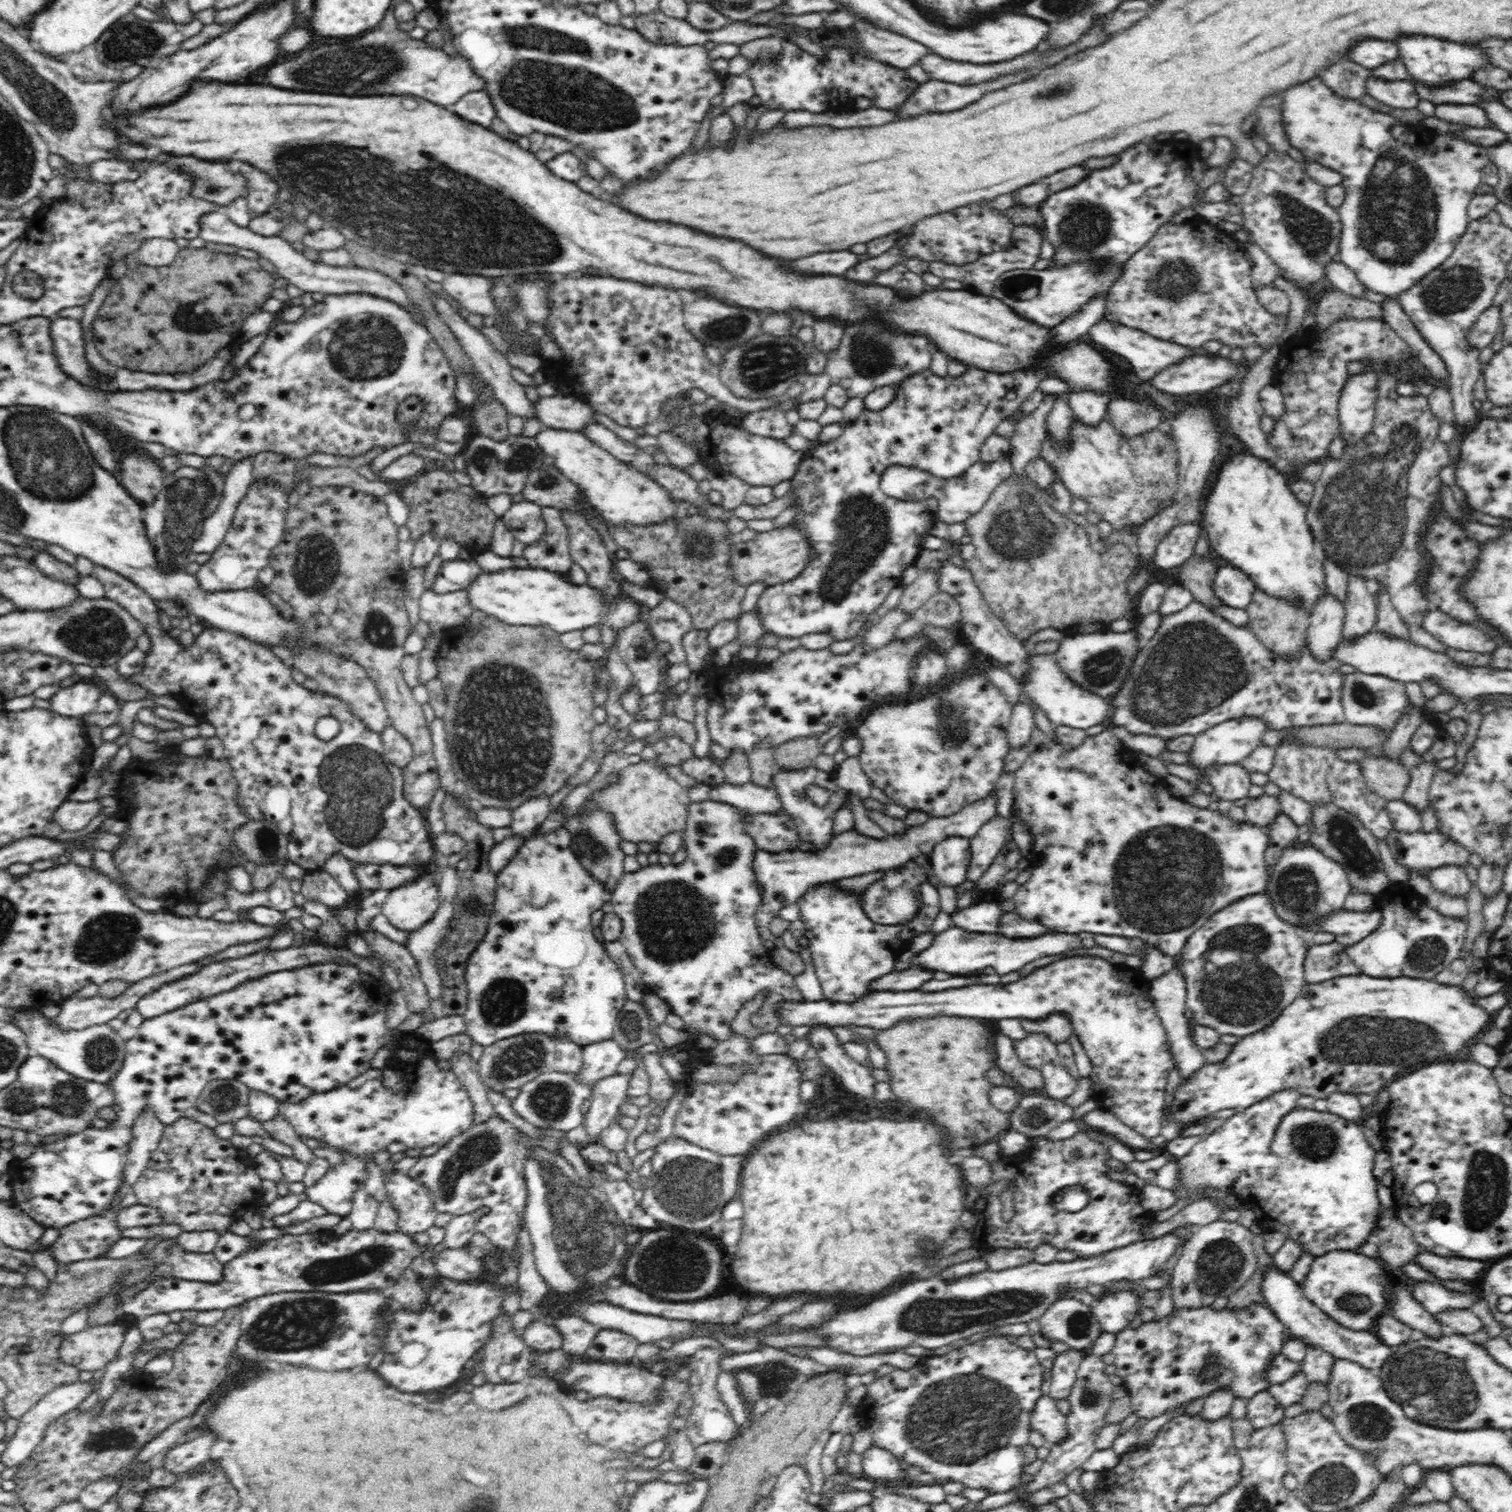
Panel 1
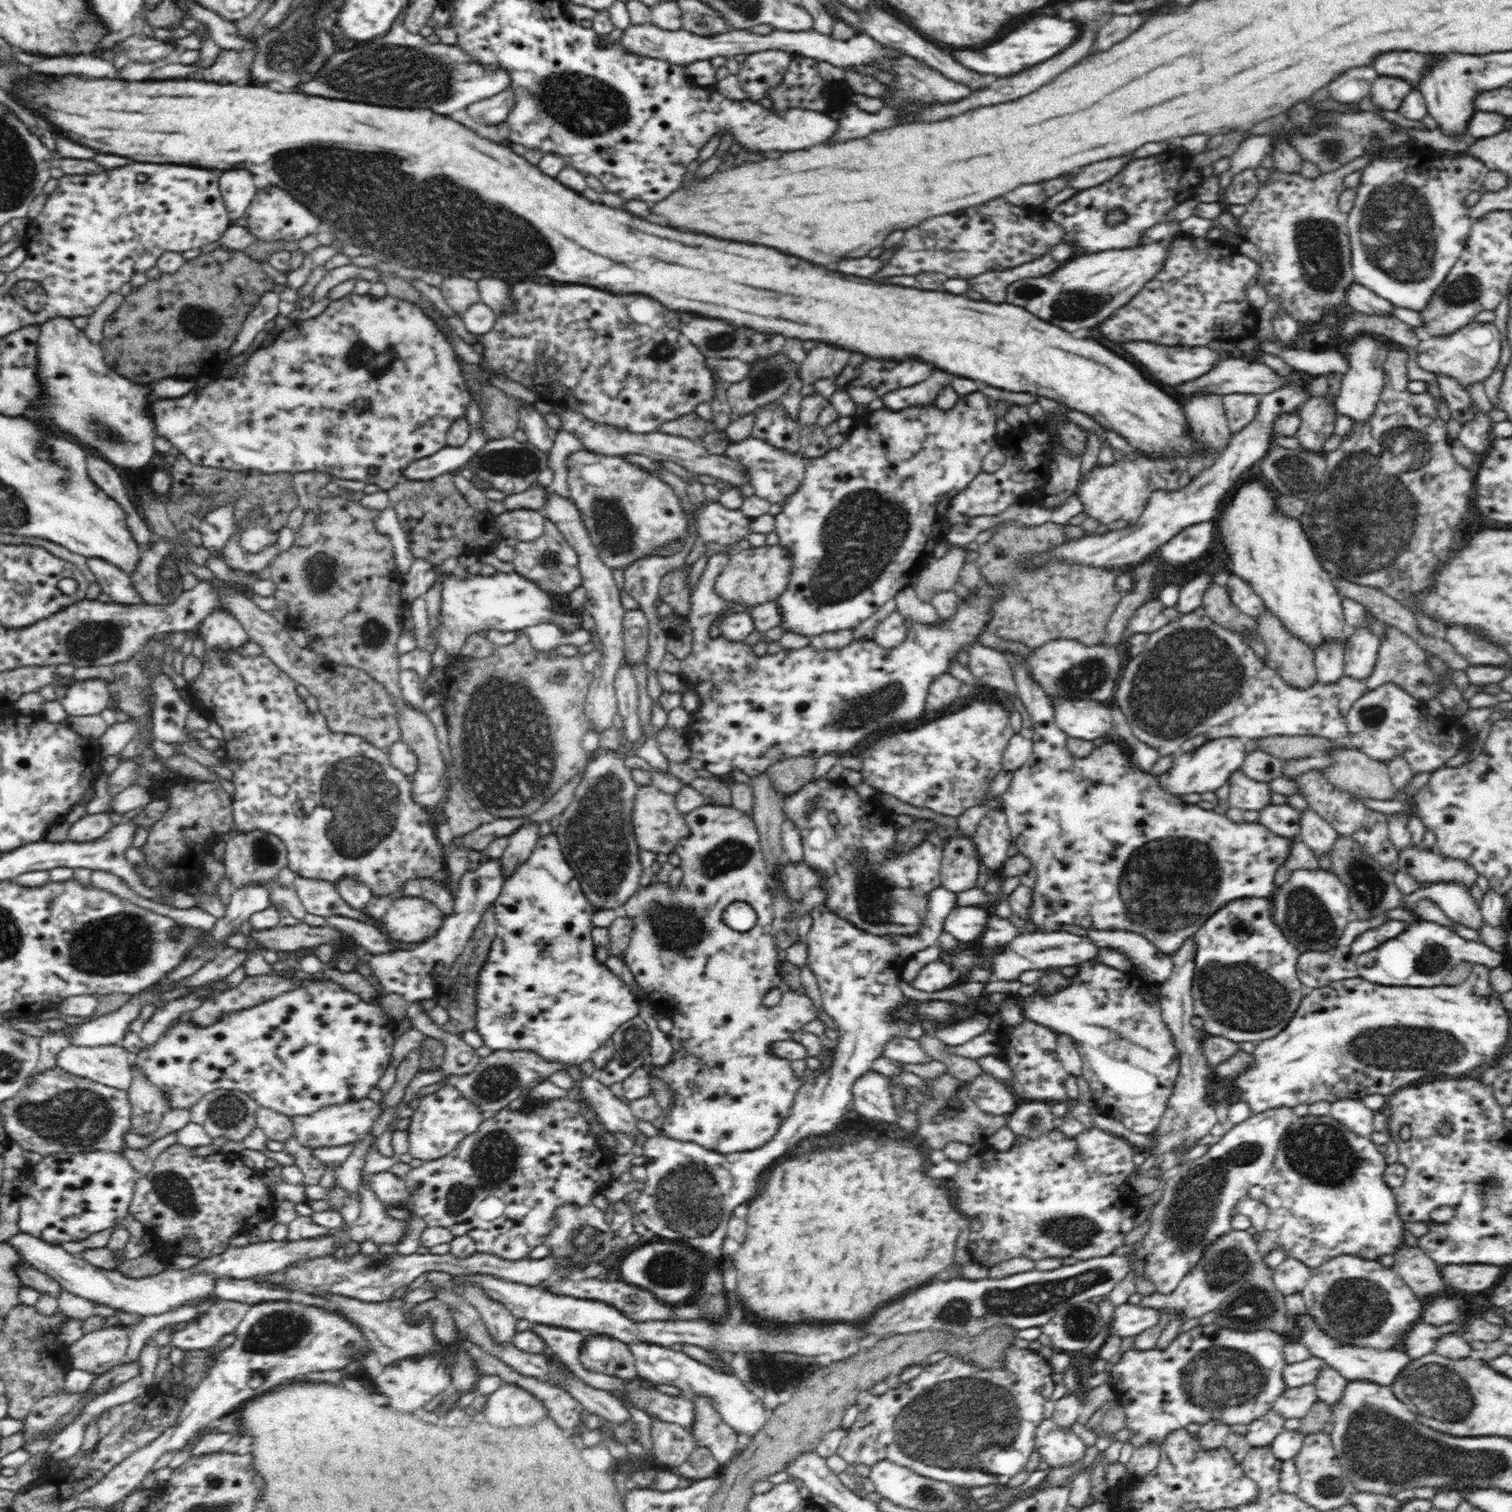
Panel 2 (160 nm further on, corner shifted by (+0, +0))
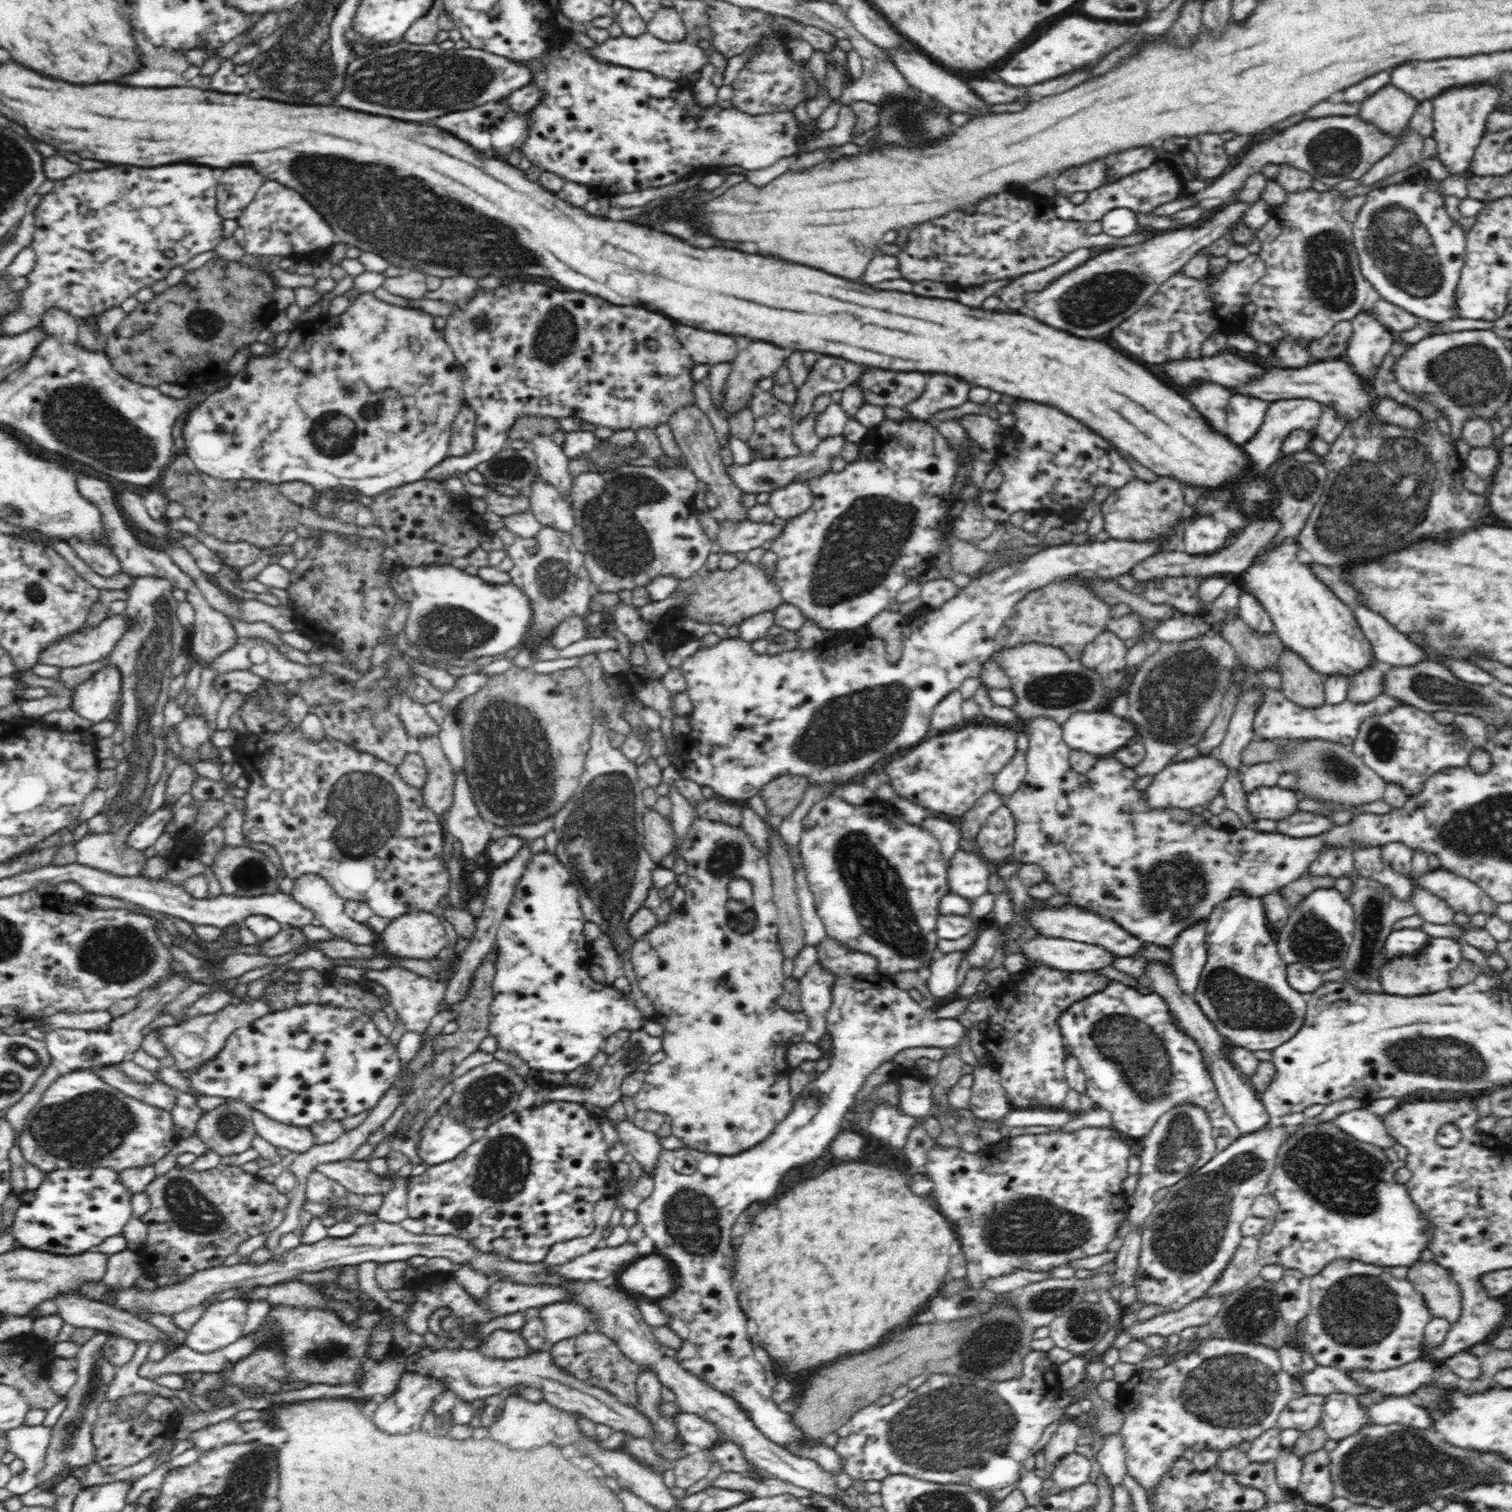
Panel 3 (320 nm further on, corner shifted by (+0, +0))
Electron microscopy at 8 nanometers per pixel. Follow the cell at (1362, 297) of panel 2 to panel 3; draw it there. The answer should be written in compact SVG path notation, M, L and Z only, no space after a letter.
M1382 298L1376 300L1366 311L1370 311L1380 323L1384 324L1384 326L1395 334L1412 330L1414 326L1420 325L1421 321L1414 314L1410 314L1410 312L1400 308L1398 305L1392 304Z

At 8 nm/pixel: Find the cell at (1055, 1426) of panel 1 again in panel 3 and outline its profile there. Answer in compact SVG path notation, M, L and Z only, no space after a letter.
M1070 1452L1064 1458L1060 1458L1052 1470L1051 1478L1054 1480L1054 1488L1050 1488L1043 1498L1046 1499L1051 1495L1069 1492L1078 1489L1082 1484L1090 1480L1092 1465L1089 1459L1079 1453Z

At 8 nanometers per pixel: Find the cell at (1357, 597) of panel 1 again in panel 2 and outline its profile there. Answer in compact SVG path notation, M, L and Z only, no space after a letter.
M1351 628L1350 638L1344 644L1343 669L1346 677L1364 681L1374 670L1381 639L1369 628Z

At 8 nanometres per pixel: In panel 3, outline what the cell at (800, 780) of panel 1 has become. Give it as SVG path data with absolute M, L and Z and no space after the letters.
M833 793L814 803L814 806L808 810L806 818L802 820L802 826L803 831L799 840L799 853L803 860L803 869L806 871L808 887L810 887L810 891L814 894L816 913L822 919L825 933L830 939L840 941L850 951L866 953L866 955L874 957L877 961L877 971L886 975L898 974L898 972L906 972L906 970L918 971L936 959L942 958L943 954L937 948L939 937L937 936L935 927L937 919L940 916L940 900L950 894L950 889L947 882L946 861L940 851L940 843L938 843L938 839L929 830L922 828L920 825L914 826L908 824L900 817L896 818L896 815L894 815L894 820L888 818L888 816L882 818L878 814L872 814L872 806L854 806L836 798Z

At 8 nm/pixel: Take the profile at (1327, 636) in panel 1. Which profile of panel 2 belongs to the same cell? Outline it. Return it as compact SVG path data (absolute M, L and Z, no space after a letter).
M1324 642L1314 648L1317 681L1324 685L1334 685L1344 676L1344 642Z

